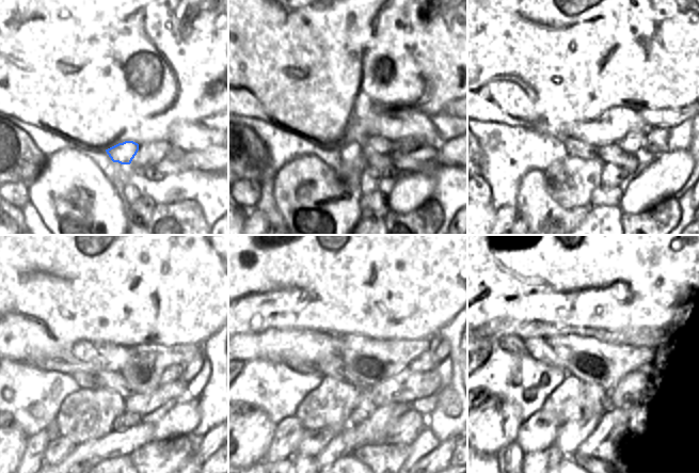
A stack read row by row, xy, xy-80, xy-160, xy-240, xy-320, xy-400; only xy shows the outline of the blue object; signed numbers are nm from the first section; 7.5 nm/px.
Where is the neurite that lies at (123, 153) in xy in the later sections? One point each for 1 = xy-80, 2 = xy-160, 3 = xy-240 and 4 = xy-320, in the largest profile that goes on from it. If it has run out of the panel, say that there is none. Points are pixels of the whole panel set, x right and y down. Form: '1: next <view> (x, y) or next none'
1: next xy-80 (371, 145)
2: next xy-160 (634, 142)
3: next xy-240 (173, 373)
4: next xy-320 (423, 363)

